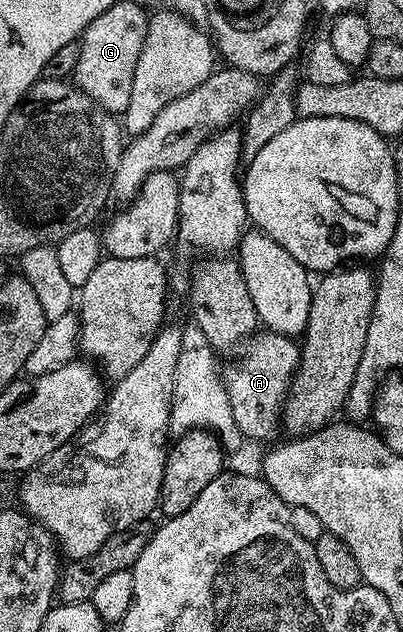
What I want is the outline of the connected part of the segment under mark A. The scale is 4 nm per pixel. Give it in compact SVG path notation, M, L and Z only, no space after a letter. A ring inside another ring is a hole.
M257 332L244 343L240 354L238 362L231 363L223 370L227 400L231 400L231 416L235 416L235 424L242 439L269 438L273 429L279 426L289 384L301 361L301 351L294 339L282 334Z

